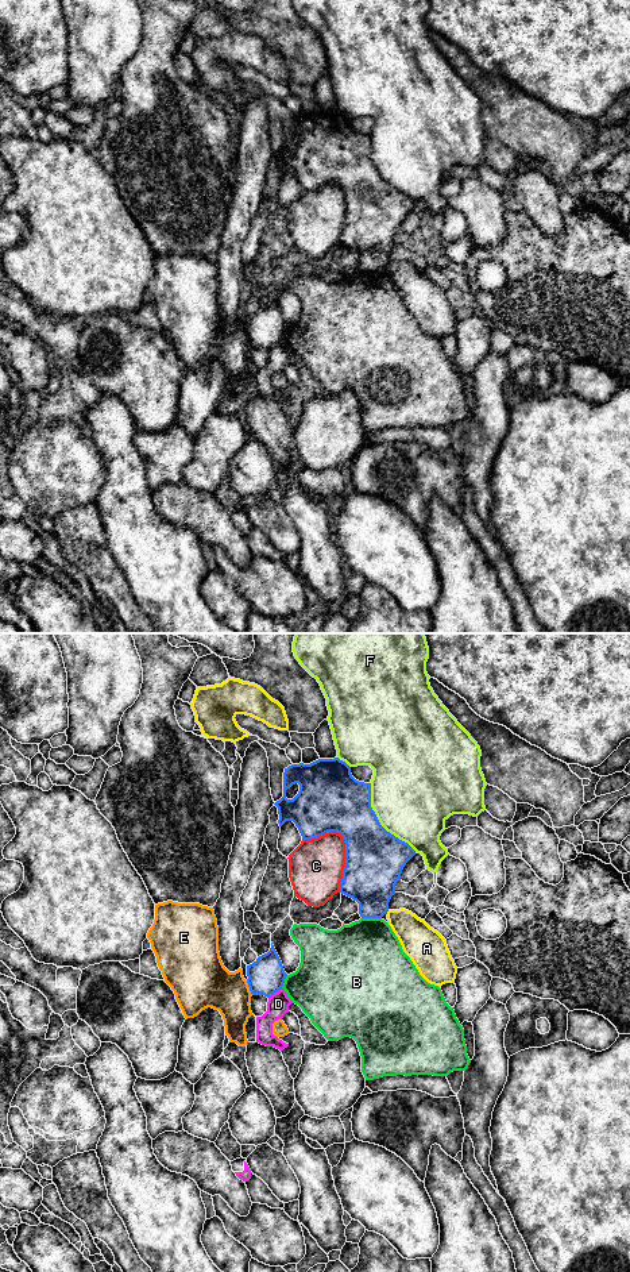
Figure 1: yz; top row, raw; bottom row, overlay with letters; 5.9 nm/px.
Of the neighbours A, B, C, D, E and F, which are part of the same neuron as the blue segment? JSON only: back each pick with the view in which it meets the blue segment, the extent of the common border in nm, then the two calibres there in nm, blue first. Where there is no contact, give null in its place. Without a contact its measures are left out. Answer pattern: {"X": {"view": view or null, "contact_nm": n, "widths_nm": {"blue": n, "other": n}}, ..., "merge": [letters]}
{"merge": []}

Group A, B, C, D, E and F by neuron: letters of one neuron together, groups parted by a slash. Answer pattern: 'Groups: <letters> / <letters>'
Groups: A / B / C / D / E / F

